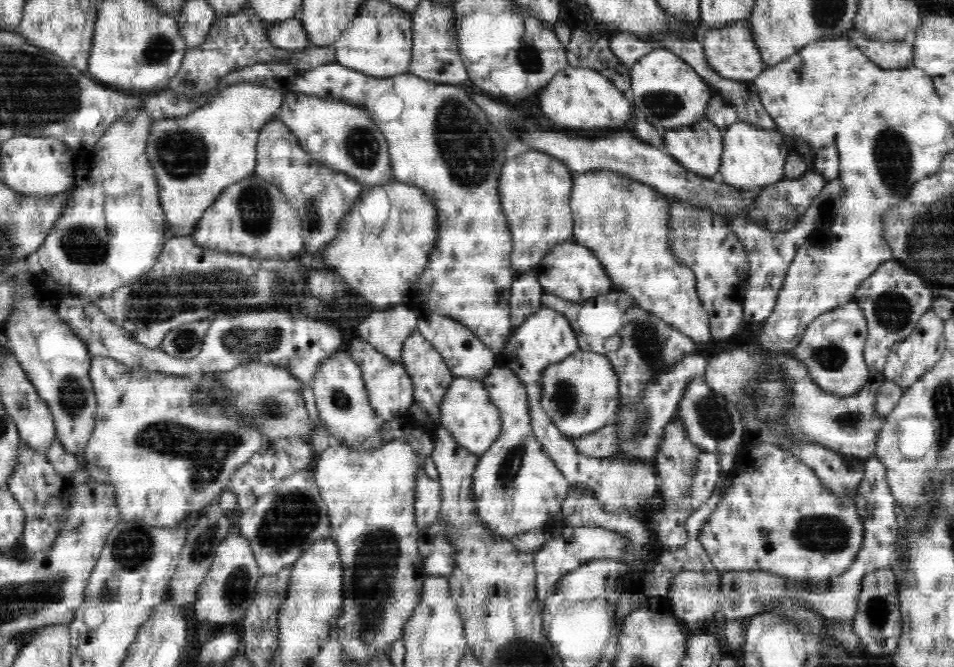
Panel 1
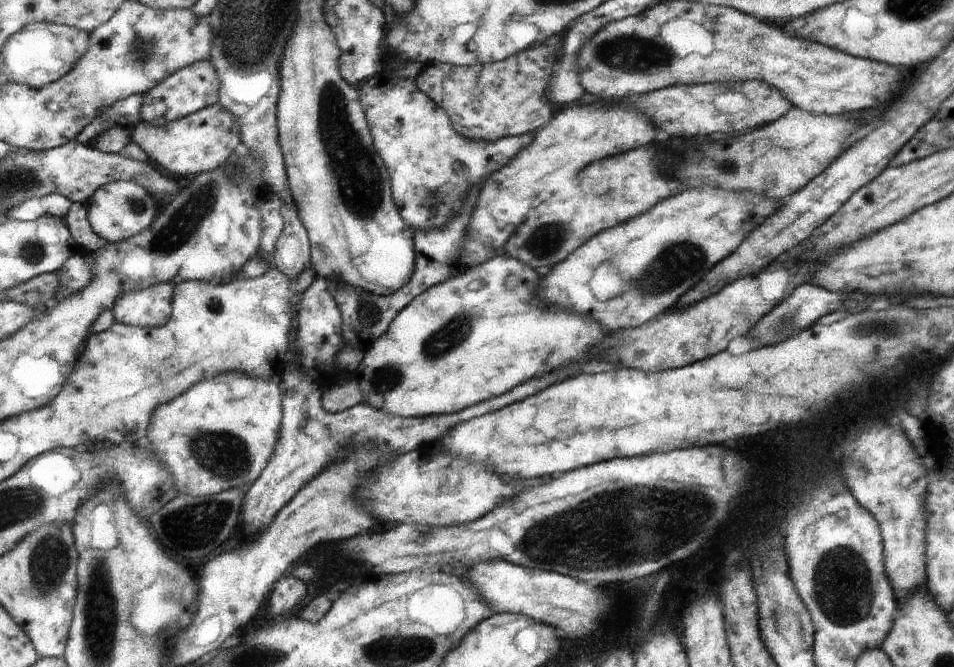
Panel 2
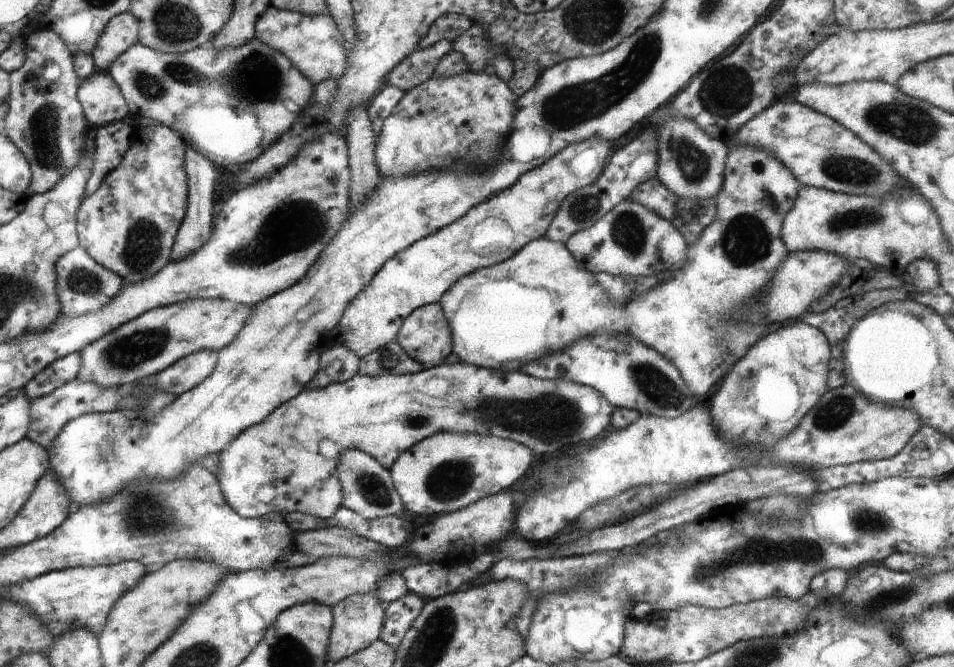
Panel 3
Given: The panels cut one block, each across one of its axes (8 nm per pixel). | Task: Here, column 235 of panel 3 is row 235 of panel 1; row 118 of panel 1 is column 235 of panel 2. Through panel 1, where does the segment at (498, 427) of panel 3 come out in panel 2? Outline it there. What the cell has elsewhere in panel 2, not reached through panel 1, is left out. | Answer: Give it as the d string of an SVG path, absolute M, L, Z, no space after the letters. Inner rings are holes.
M248 373L223 374L160 406L148 440L180 478L180 494L205 497L230 489L246 490L260 478L276 450L283 422L283 397L276 386L274 404L248 404Z

